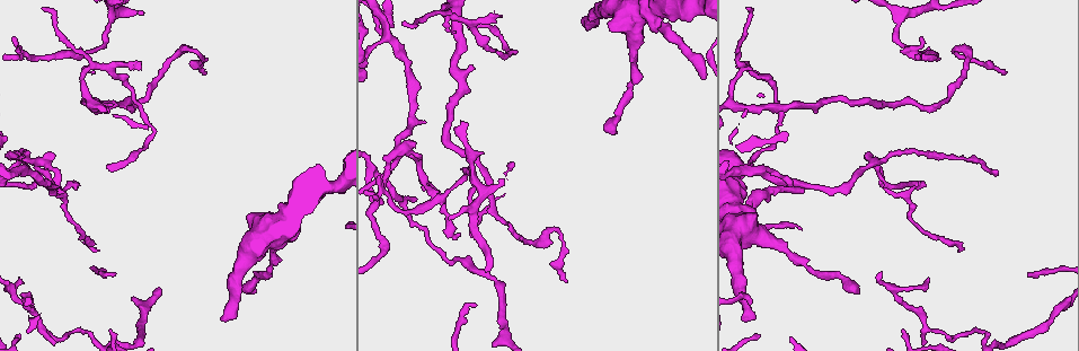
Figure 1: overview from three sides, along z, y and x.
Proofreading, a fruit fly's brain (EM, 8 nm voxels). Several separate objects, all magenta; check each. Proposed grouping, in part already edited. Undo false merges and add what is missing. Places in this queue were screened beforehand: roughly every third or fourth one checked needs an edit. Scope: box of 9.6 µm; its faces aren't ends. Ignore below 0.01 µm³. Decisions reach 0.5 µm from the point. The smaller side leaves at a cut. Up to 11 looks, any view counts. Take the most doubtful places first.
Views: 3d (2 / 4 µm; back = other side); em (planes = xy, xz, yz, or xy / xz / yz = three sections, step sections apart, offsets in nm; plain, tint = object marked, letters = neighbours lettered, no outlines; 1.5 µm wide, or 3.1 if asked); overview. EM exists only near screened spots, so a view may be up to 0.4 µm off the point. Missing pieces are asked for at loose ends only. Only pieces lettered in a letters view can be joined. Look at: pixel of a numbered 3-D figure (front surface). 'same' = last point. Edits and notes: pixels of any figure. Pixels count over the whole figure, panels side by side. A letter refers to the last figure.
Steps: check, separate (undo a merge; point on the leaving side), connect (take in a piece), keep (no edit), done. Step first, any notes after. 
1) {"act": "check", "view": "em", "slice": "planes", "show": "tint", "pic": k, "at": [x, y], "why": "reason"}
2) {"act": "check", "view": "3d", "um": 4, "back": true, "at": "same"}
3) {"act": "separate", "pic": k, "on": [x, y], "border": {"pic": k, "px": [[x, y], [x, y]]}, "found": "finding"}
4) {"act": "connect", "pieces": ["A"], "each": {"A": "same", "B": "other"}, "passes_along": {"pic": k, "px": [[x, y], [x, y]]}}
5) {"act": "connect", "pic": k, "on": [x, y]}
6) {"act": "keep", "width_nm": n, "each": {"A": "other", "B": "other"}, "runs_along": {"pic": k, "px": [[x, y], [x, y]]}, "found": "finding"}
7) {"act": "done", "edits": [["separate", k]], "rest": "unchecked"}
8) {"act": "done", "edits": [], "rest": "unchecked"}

{"act": "check", "view": "3d", "um": 2, "pic": 1, "at": [924, 185], "why": "tapers out"}

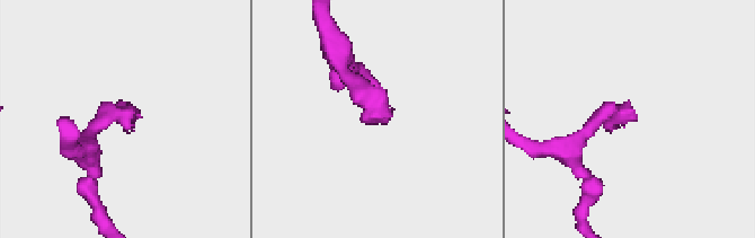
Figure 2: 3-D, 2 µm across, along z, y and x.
{"act": "check", "view": "em", "slice": "planes", "show": "letters", "pic": 2, "at": [366, 122]}

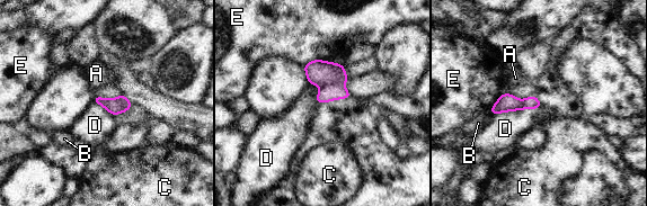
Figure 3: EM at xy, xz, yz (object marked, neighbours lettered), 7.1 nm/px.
{"act": "keep", "width_nm": 90, "each": {"A": "other", "B": "other", "C": "other", "D": "other", "E": "other"}, "border": {"pic": 3, "px": [[541, 106], [499, 112], [493, 115]]}, "found": "none of them fits"}

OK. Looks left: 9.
{"act": "check", "view": "3d", "um": 4, "pic": 1, "at": [108, 165], "why": "an open end"}

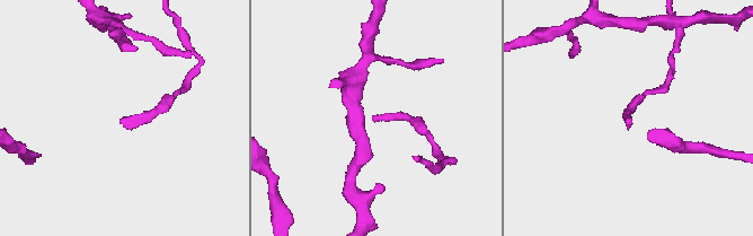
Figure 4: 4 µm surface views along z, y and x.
{"act": "check", "view": "em", "slice": "planes", "show": "tint", "pic": 4, "at": [373, 116], "why": "now the EM"}

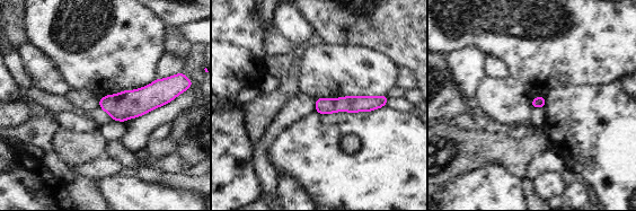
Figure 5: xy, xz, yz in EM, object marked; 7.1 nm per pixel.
{"act": "check", "view": "em", "slice": "planes", "show": "letters", "at": "same"}

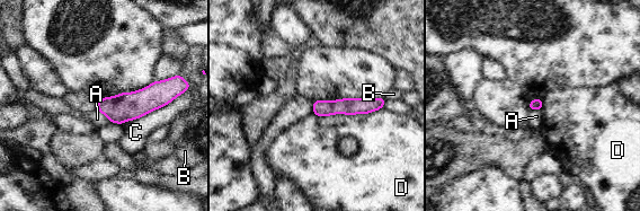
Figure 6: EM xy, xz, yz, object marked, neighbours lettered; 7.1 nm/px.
{"act": "keep", "each": {"A": "other", "B": "other", "C": "other", "D": "other"}, "border": {"pic": 6, "px": [[97, 108], [109, 121]]}, "found": "none of them fits"}

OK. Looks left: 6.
{"act": "check", "view": "em", "slice": "xy", "step": 4, "show": "tint", "pic": 1, "at": [91, 67], "why": "abrupt turn"}

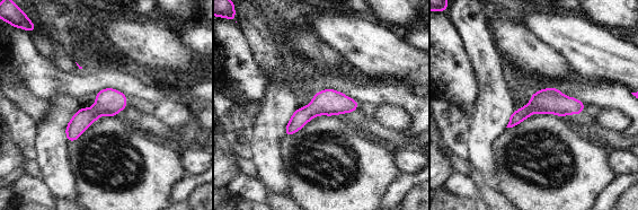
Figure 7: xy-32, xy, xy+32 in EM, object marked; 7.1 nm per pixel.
{"act": "check", "view": "em", "slice": "planes", "show": "tint", "at": "same"}

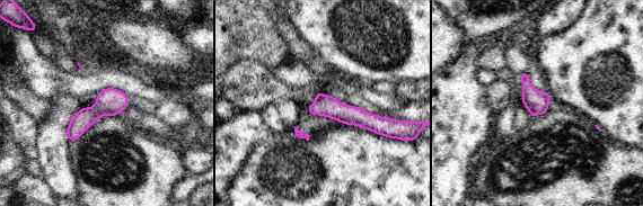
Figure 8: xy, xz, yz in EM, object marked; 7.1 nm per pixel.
{"act": "check", "view": "em", "slice": "planes", "show": "letters", "at": "same", "why": "what lies round it"}

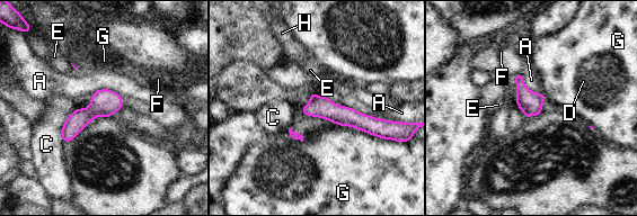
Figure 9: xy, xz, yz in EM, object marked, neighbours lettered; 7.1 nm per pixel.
{"act": "keep", "width_nm": 150, "each": {"A": "other", "C": "other", "D": "other", "E": "other", "F": "other", "G": "other", "H": "other"}, "runs_along": {"pic": 9, "px": [[306, 108], [382, 123]]}, "found": "all the same cell"}

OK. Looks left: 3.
{"act": "check", "view": "3d", "um": 2, "pic": 1, "at": [904, 330], "why": "branch stops here"}

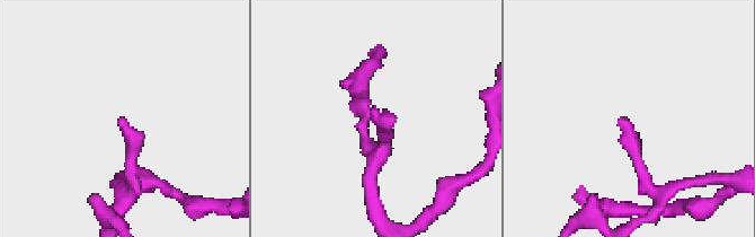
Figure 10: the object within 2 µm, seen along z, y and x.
{"act": "check", "view": "em", "slice": "planes", "show": "letters", "pic": 10, "at": [122, 117]}

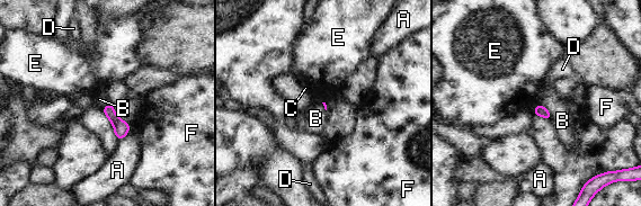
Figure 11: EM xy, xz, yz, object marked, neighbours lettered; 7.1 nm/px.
{"act": "keep", "each": {"A": "other", "B": "other", "C": "other", "D": "other", "E": "other", "F": "other"}, "border": {"pic": 11, "px": [[537, 104], [549, 112], [551, 118]]}, "found": "no lettered piece goes on from it"}

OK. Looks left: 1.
{"act": "done", "edits": [], "rest": "unchecked"}

